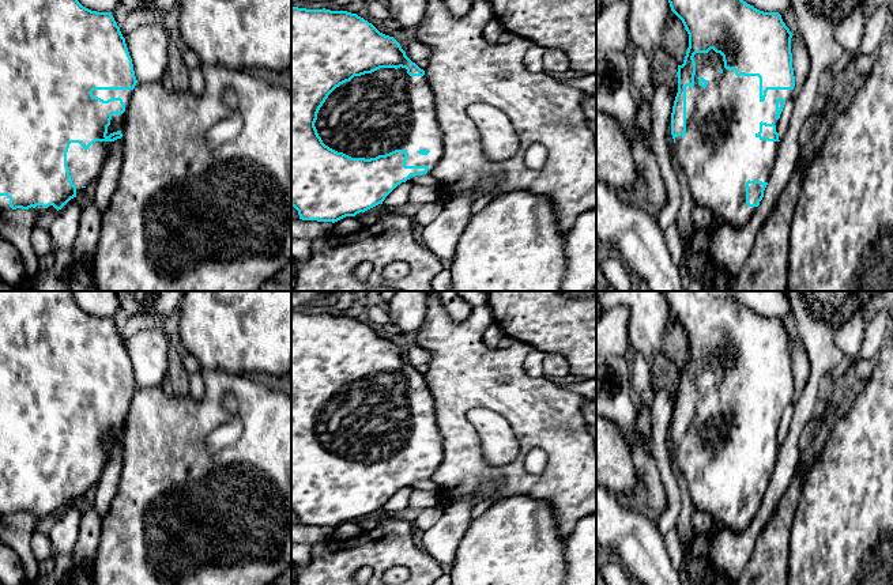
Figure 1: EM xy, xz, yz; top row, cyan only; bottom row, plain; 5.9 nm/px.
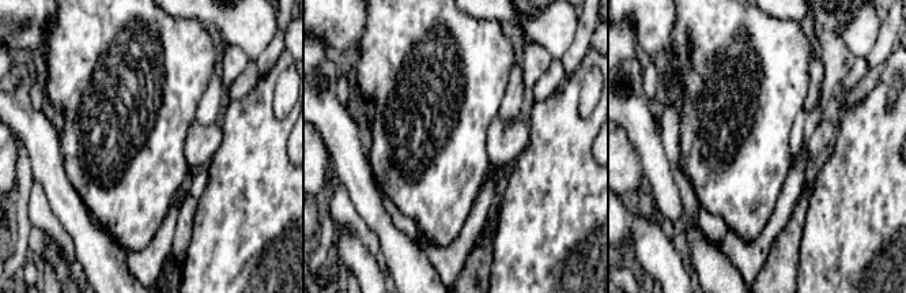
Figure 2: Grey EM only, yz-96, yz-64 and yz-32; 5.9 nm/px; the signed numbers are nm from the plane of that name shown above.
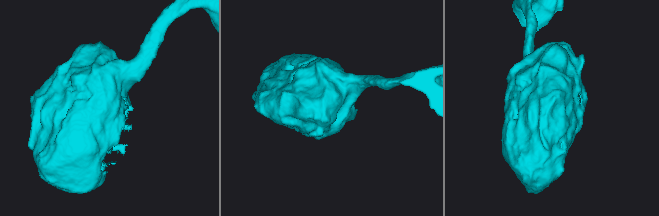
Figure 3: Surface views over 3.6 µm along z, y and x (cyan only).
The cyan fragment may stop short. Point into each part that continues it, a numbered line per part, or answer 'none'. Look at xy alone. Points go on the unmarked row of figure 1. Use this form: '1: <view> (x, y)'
1: xy (104, 399)

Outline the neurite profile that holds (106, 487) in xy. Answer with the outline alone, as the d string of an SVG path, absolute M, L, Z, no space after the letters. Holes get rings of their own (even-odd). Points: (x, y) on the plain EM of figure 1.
M121 444L114 445L114 450L110 454L110 461L108 468L103 471L102 478L97 483L94 491L94 509L102 521L109 510L113 497L117 492L120 484L120 476L123 472L123 458L117 454L117 449Z

